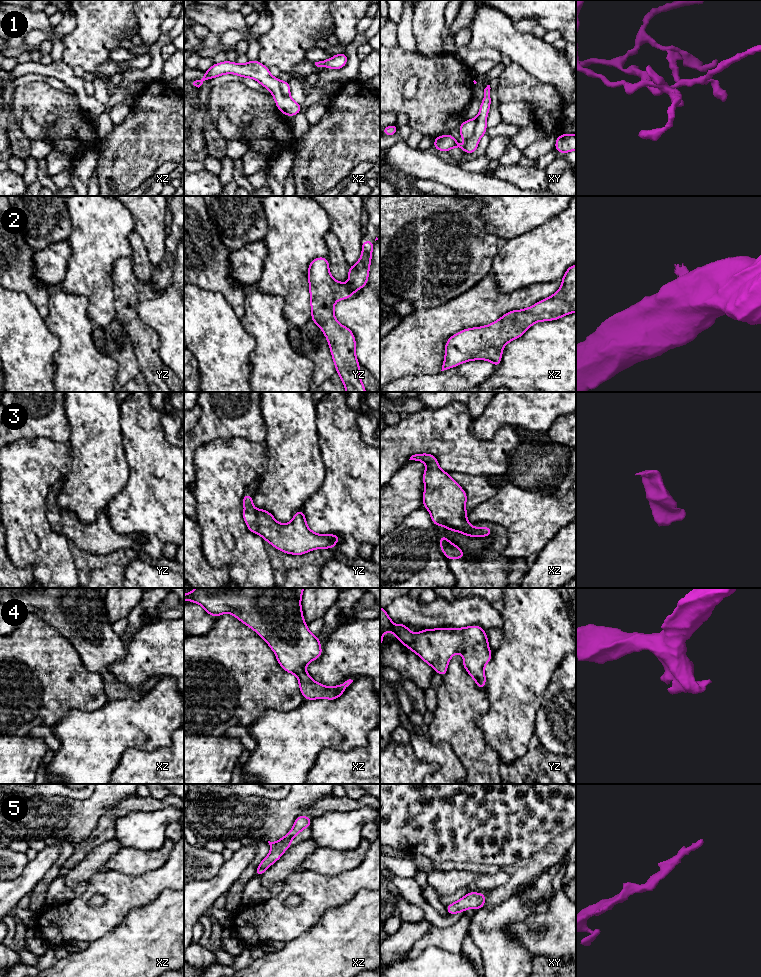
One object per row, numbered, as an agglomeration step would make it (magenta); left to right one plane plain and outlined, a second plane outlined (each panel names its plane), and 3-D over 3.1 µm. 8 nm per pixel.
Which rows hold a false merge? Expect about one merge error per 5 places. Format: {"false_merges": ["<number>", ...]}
{"false_merges": ["1"]}

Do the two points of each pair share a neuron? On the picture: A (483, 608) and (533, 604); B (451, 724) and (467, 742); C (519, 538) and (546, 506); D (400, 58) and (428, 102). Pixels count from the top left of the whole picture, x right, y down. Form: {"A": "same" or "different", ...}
{"A": "different", "B": "same", "C": "same", "D": "same"}

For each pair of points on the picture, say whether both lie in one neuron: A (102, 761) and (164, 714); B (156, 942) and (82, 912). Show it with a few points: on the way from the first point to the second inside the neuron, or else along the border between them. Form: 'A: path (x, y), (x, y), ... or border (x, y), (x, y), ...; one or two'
A: path (117, 746), (139, 724), (147, 724), (149, 722); one
B: border (133, 908), (117, 926), (98, 939); two

